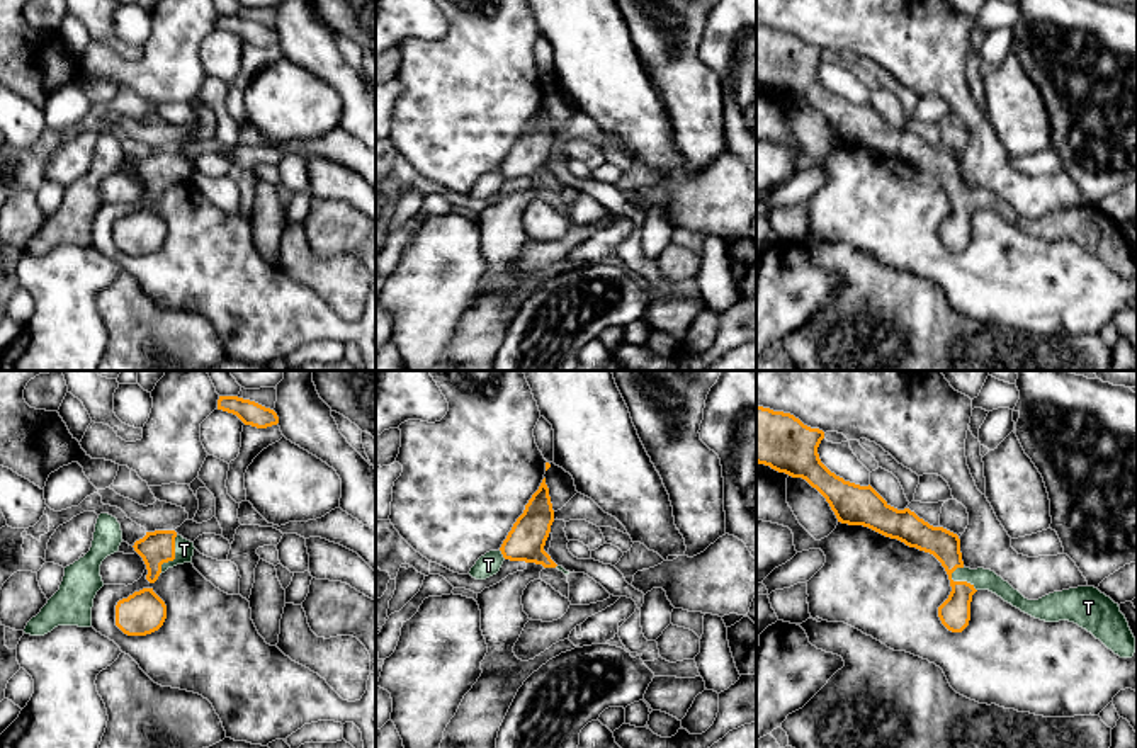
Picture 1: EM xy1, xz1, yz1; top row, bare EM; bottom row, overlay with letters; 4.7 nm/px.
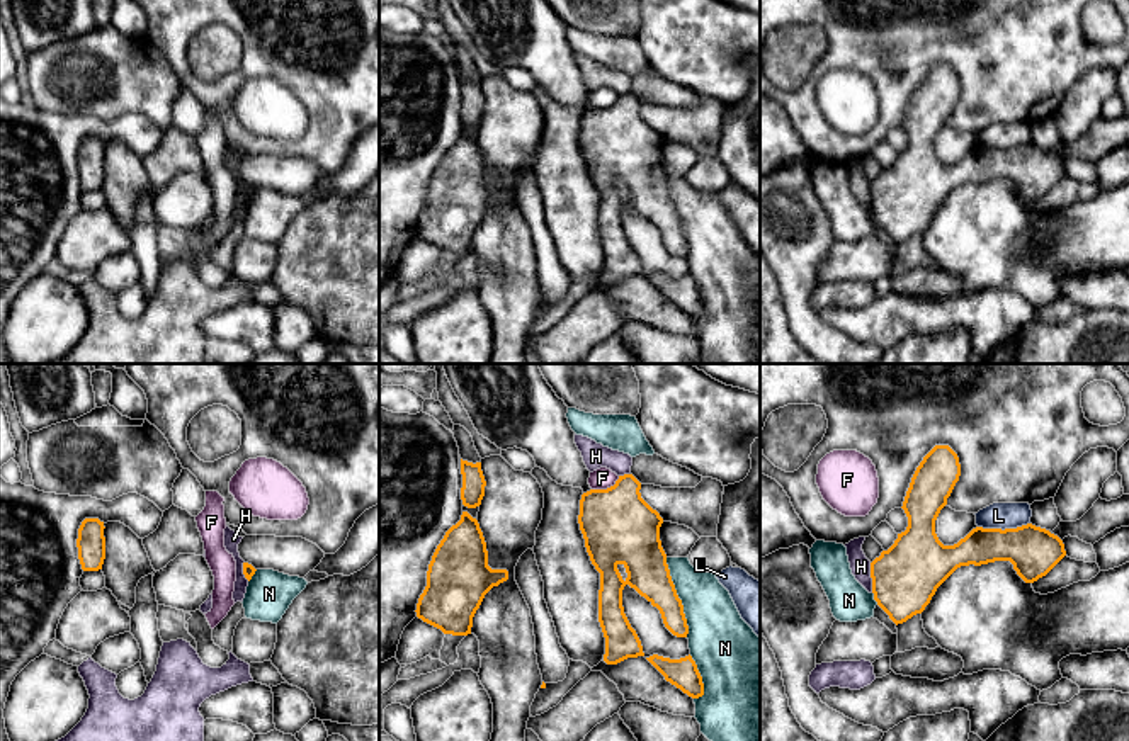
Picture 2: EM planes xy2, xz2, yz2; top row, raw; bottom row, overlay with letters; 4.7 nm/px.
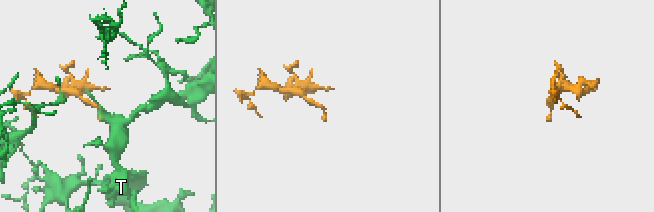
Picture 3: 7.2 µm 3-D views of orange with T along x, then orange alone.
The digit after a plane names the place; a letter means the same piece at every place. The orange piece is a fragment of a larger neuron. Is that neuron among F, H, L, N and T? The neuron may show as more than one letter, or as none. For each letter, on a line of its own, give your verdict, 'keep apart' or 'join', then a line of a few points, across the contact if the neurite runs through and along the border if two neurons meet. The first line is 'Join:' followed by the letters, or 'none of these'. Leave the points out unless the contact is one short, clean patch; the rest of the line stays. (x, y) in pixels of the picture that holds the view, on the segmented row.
Join: T
F: keep apart
H: keep apart | yz2 (869, 563), (873, 592)
L: keep apart
N: keep apart
T: join

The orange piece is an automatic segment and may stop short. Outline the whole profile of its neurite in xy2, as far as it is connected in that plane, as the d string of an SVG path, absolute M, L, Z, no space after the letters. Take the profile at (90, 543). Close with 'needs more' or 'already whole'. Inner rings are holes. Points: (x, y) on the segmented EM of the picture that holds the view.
M85 518L78 529L78 559L83 571L102 569L105 559L104 522L99 518Z; already whole

